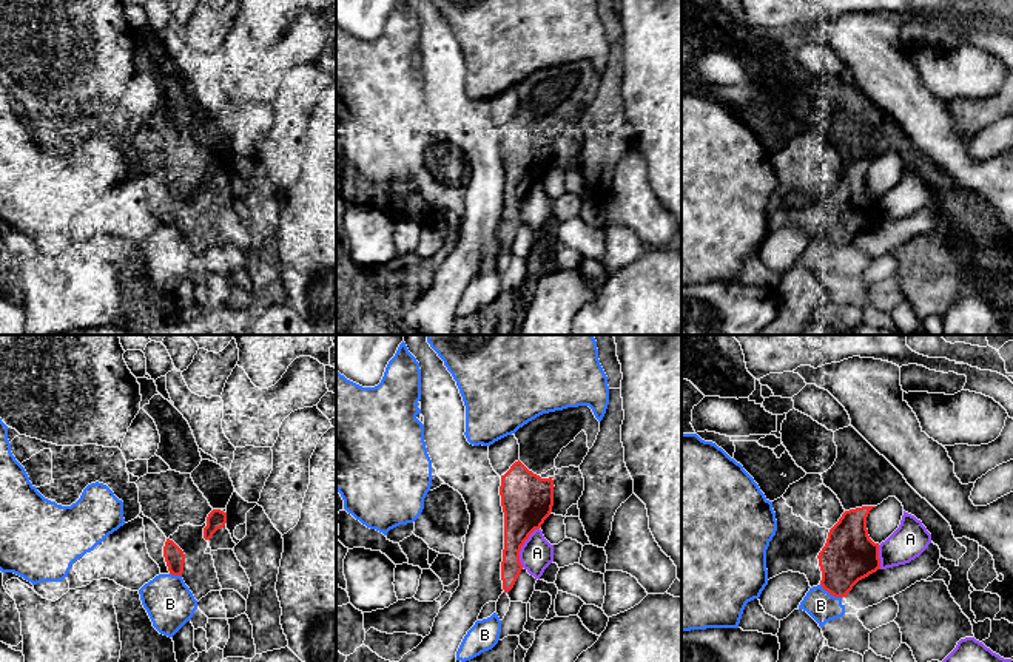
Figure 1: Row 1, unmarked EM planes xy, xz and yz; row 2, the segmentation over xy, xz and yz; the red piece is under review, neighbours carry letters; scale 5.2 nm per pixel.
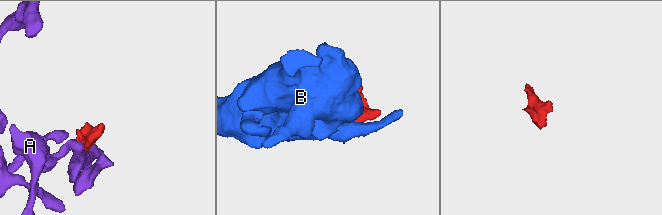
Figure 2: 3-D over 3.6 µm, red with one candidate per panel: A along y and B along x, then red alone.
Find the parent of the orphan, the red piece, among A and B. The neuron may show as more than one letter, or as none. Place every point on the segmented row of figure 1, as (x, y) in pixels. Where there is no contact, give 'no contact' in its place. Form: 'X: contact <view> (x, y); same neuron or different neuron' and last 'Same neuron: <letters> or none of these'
A: contact xz (521, 545); different neuron
B: contact yz (830, 593); different neuron
Same neuron: none of these

